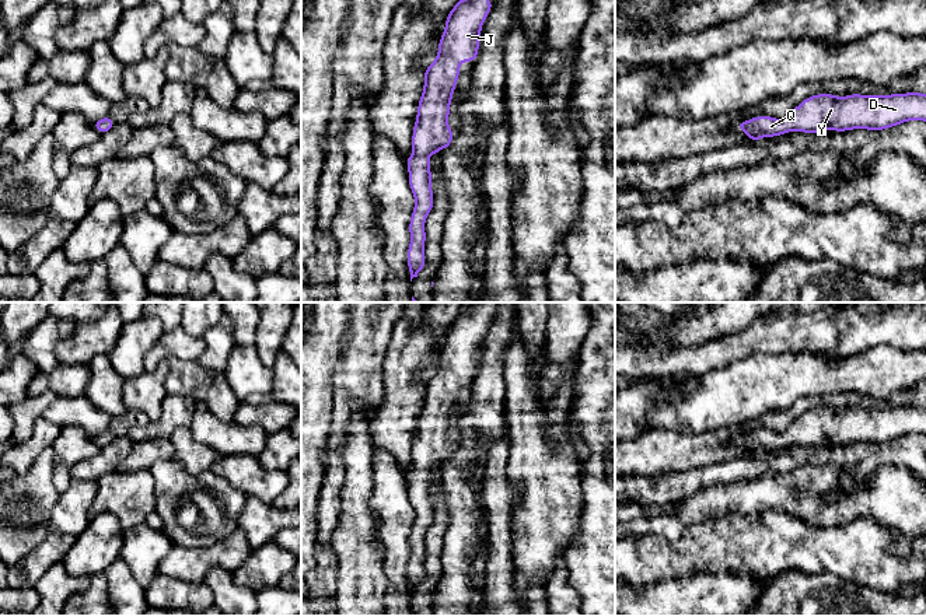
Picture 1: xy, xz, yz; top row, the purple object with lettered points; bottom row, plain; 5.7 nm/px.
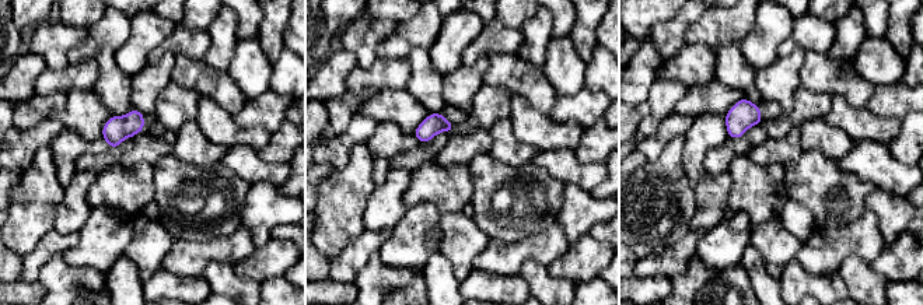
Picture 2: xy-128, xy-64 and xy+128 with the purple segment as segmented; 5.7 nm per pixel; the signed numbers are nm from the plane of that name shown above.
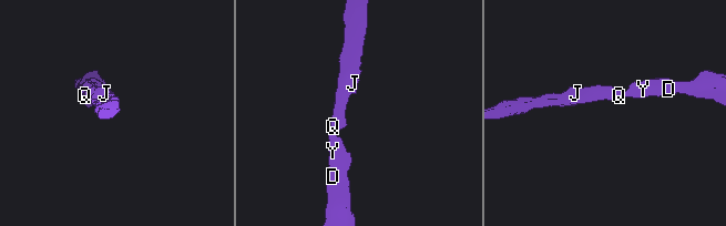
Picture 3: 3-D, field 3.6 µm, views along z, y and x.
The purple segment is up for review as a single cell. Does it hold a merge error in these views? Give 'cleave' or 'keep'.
keep

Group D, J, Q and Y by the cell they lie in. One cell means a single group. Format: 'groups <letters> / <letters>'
groups D J Q Y

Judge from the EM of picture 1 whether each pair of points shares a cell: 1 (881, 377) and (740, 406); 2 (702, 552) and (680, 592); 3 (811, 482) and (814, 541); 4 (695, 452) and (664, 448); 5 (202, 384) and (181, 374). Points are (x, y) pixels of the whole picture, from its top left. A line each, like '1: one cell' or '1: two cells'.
1: one cell
2: two cells
3: two cells
4: one cell
5: one cell

